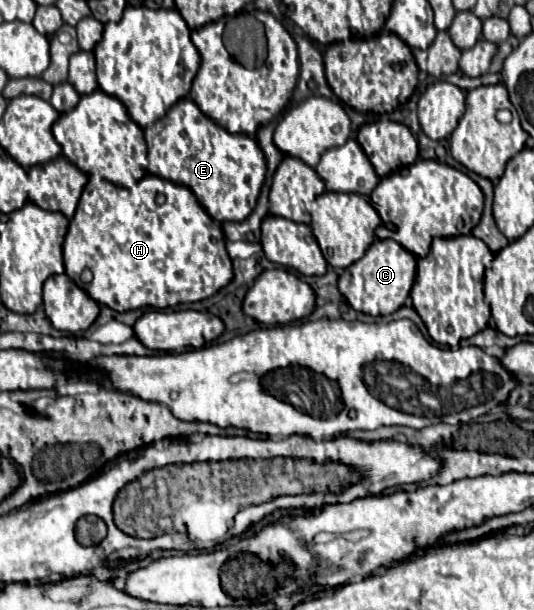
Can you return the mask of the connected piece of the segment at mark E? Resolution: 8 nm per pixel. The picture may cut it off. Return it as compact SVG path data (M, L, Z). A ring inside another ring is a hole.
M188 98L176 102L176 106L172 106L164 118L156 120L148 128L142 128L142 132L144 132L146 158L148 158L146 174L188 186L216 222L226 222L226 220L240 222L254 210L260 188L266 178L266 162L260 146L252 138L248 138L246 134L230 134L228 130L212 122L208 116L204 116L202 110Z

